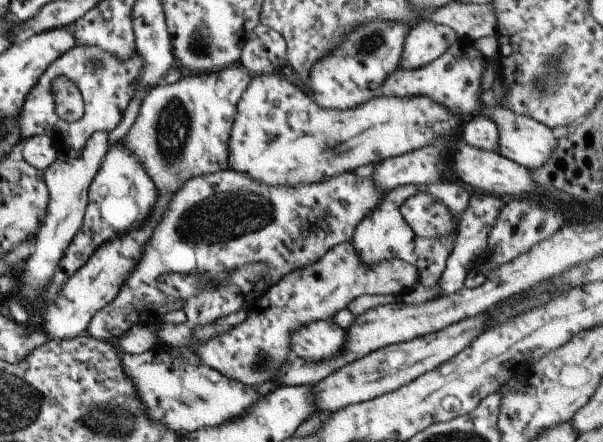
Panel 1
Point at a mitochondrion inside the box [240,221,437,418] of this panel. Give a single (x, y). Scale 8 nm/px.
(263, 360)

